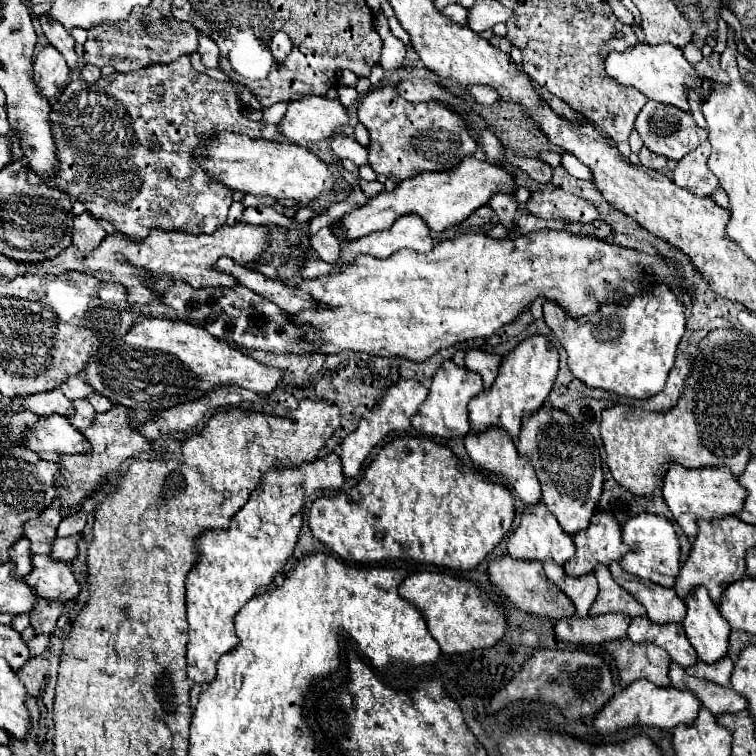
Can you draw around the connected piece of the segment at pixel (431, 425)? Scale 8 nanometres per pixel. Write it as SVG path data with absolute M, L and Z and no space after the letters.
M445 360L433 376L429 396L425 398L425 402L419 406L419 410L415 412L415 416L411 420L413 428L423 436L433 436L433 438L465 436L469 432L467 404L481 390L483 390L483 380L479 374L457 366L453 360Z

